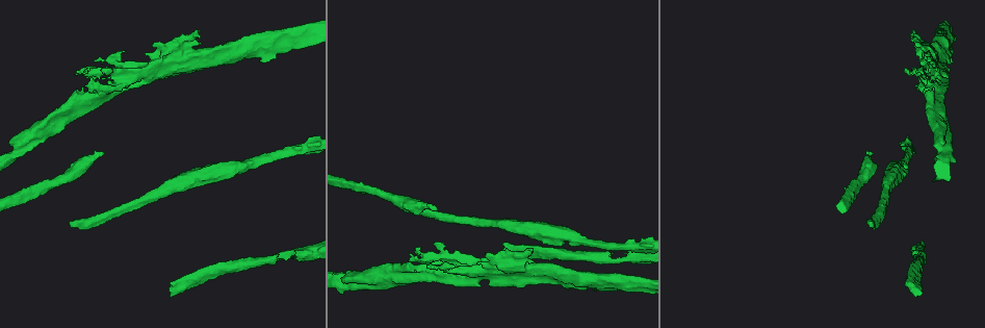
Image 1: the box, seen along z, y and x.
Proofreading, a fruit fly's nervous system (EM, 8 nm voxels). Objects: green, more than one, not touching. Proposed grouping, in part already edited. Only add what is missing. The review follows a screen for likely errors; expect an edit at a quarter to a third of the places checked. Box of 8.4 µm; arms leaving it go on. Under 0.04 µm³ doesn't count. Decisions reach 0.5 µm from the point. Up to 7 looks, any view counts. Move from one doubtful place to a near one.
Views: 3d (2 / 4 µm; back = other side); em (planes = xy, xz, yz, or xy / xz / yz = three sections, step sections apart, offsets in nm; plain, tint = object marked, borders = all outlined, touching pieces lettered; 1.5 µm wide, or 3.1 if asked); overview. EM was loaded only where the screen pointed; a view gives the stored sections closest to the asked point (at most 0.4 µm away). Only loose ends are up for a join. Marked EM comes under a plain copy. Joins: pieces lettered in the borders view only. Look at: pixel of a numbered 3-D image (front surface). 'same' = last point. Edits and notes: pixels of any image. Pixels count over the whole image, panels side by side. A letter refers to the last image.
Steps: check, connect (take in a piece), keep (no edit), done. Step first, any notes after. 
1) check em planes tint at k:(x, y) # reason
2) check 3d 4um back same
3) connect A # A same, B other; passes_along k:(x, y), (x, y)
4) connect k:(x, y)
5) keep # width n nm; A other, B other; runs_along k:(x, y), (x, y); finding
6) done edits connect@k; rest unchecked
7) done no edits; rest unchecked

check 3d 4um at 1:(603, 290) # free end

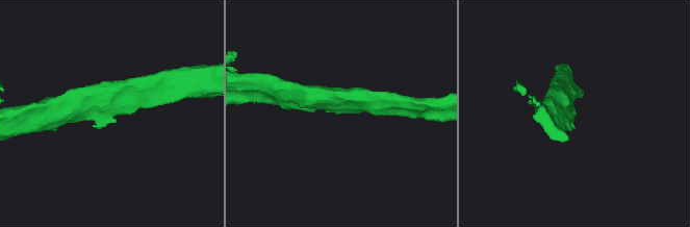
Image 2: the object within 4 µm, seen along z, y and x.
check em planes borders at 2:(339, 112)

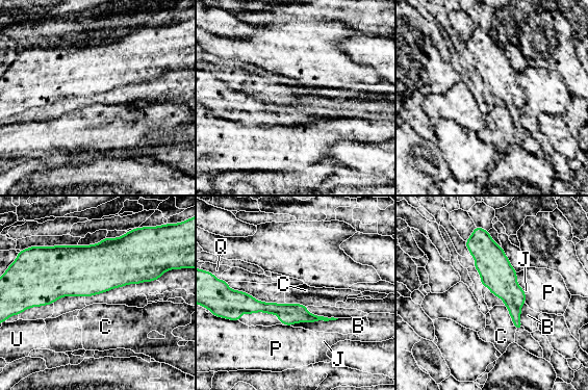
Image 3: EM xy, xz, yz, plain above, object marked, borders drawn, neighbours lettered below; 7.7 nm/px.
keep # width 160 nm; B other, C other, J other, P other, Q other, U other; border 3:(338, 318), (299, 321), (290, 324); no lettered piece goes on from it

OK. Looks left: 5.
check 3d 2um at 1:(174, 74) # an open end

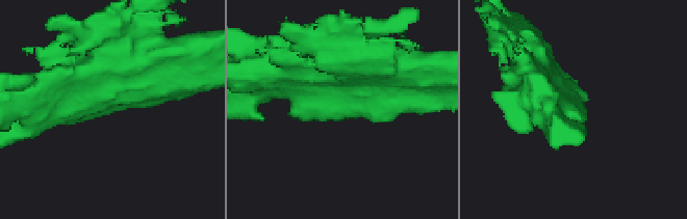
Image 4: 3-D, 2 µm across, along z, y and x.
check em yz step 4 borders at 4:(339, 118) # need the tissue

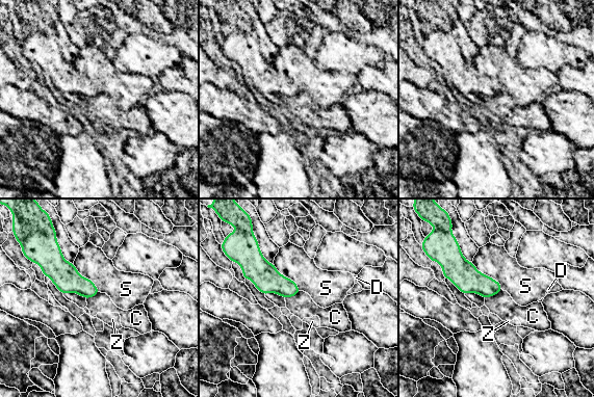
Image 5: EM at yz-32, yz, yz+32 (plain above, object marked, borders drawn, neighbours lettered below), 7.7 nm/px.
keep # longest_contact S 320 nm; C other, D other, S other, Z other; border 5:(472, 262), (502, 289); no lettered piece goes on from it

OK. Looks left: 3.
check 3d 4um at 1:(870, 154) # thin end

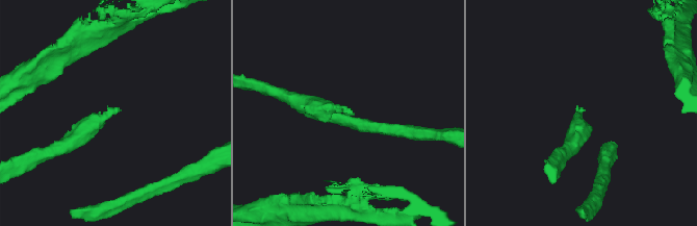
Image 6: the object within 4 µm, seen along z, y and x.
check em yz step 8 tint at 6:(354, 113) # need the tissue

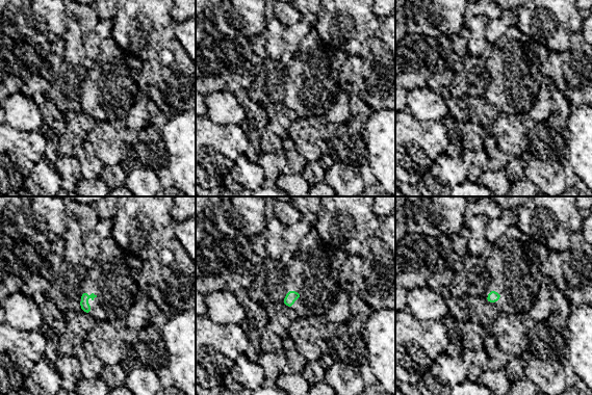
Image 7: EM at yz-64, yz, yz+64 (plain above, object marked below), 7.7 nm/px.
check em planes borders same # another direction

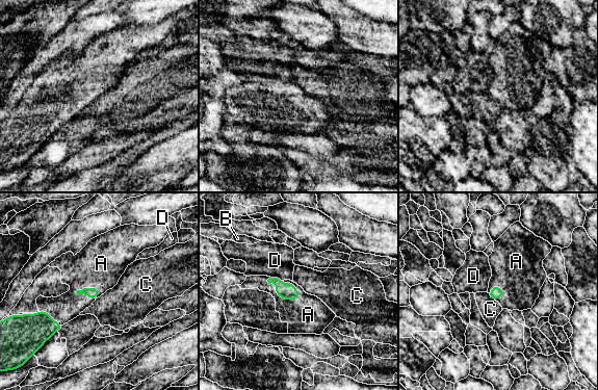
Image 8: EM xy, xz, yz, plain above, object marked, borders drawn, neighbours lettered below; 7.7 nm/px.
connect A # width 80 nm; A same, B other, C other, D other; passes_along 8:(287, 291), (280, 296), (305, 315); the cell continues

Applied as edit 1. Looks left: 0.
done edits connect@8; rest unchecked

